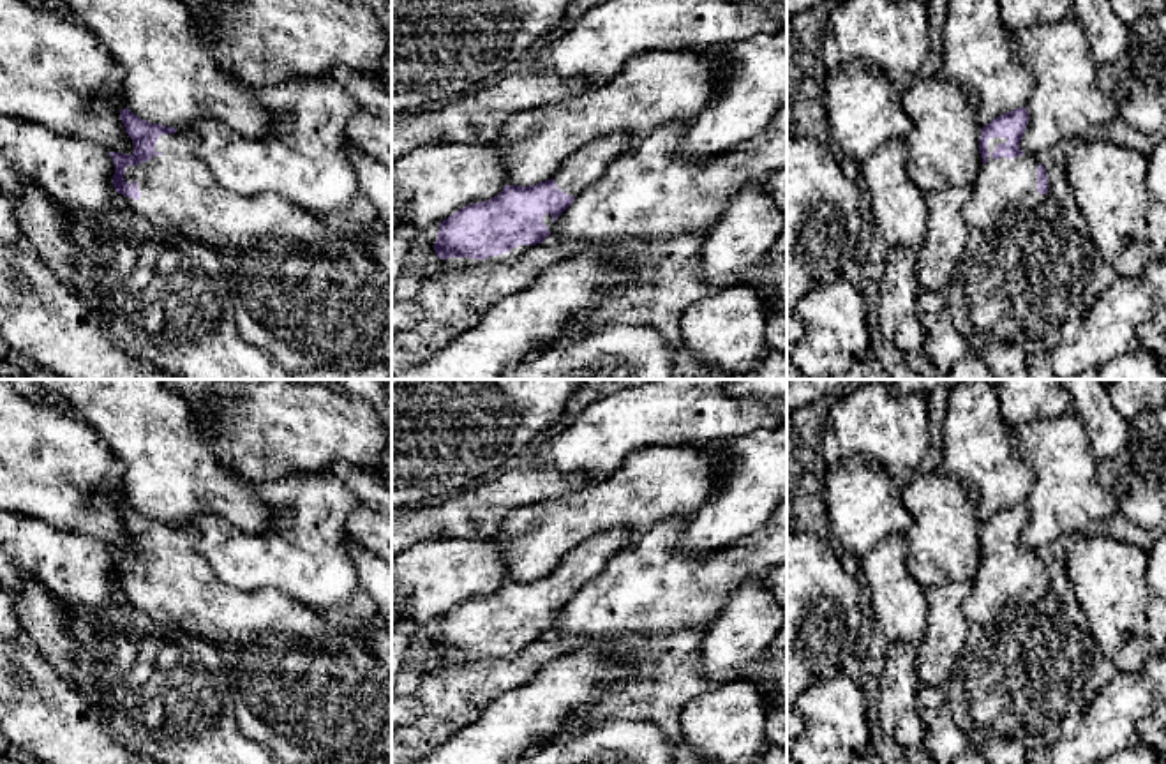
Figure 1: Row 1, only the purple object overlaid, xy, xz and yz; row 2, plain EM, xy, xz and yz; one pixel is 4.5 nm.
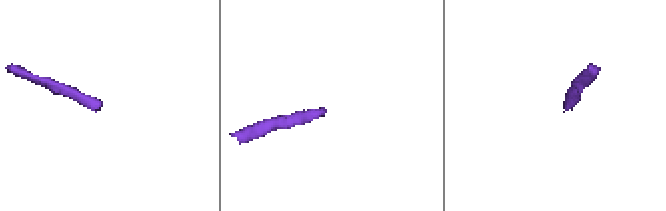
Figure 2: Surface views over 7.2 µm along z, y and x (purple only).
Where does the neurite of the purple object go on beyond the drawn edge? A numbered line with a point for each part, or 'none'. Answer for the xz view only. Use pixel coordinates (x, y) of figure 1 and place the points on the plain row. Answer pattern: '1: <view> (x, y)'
1: xz (519, 644)

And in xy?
1: xy (300, 685)

